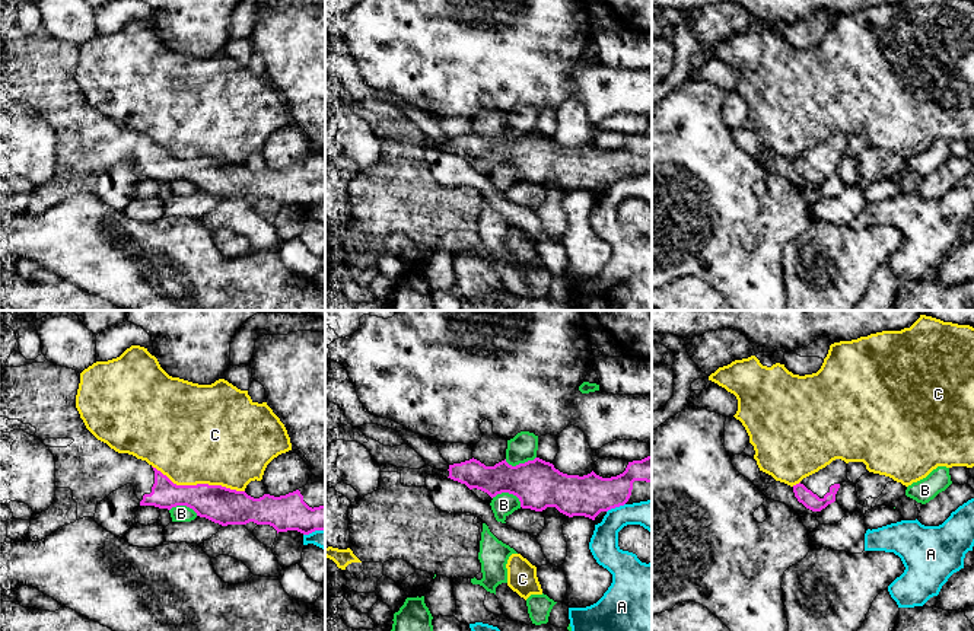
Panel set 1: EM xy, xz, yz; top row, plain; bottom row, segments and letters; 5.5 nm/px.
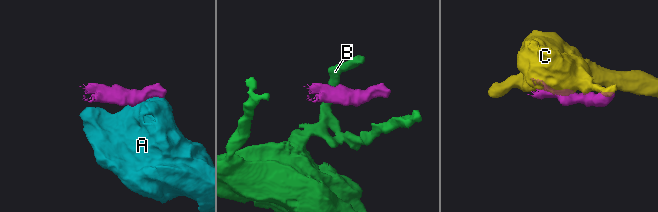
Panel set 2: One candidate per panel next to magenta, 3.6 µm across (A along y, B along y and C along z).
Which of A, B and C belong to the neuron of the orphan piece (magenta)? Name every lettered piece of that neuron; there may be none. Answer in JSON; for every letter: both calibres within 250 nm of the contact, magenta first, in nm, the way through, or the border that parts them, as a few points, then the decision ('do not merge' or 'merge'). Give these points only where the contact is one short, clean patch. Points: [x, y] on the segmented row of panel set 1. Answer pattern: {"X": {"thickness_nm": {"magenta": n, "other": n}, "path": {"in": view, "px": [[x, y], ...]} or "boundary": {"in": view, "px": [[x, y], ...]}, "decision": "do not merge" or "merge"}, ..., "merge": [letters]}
{"A": {"thickness_nm": {"magenta": 220, "other": 160}, "decision": "do not merge"}, "B": {"thickness_nm": {"magenta": 260, "other": 130}, "boundary": {"in": "xz", "px": [[492, 497], [500, 493], [512, 493], [521, 506]]}, "decision": "do not merge"}, "C": {"thickness_nm": {"magenta": 200, "other": 500}, "decision": "do not merge"}, "merge": []}

